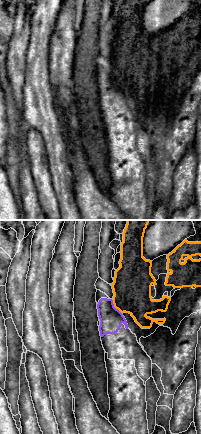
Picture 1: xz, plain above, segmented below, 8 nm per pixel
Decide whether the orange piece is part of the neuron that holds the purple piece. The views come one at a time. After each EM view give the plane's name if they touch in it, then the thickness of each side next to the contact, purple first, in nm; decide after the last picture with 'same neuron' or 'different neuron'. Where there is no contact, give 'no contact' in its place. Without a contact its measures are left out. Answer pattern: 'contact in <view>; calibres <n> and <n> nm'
contact in xz; calibres 190 and 300 nm

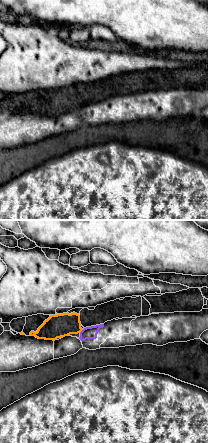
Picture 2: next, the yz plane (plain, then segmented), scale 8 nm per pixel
contact in yz; calibres 100 and 190 nm

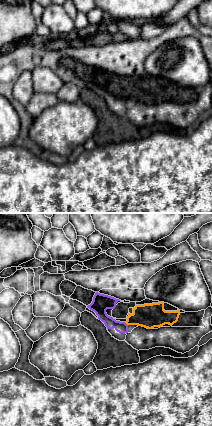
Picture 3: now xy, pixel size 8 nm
contact in xy; calibres 120 and 190 nm

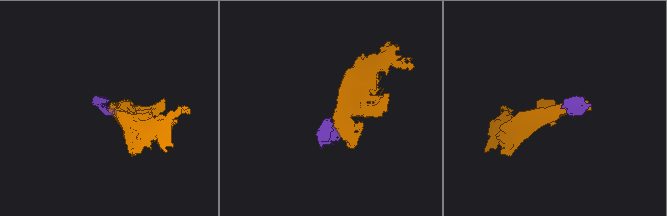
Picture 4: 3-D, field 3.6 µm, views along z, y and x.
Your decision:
same neuron

